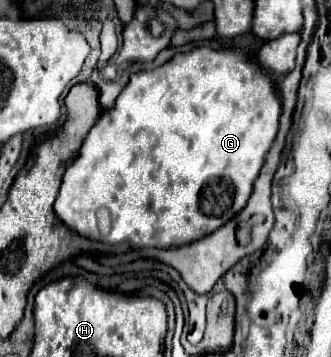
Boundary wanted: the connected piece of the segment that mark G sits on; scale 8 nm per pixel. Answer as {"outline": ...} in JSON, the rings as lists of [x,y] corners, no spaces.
{"outline":[[[210,47],[192,48],[186,54],[176,54],[170,62],[138,72],[130,76],[128,86],[122,90],[122,96],[118,96],[116,106],[112,110],[106,110],[94,128],[88,132],[78,158],[66,168],[64,180],[54,204],[54,212],[60,216],[60,220],[74,232],[78,232],[84,238],[92,238],[104,244],[120,244],[128,242],[135,250],[143,248],[176,248],[182,244],[196,242],[212,232],[216,232],[222,224],[232,220],[248,202],[252,184],[264,164],[264,156],[270,150],[270,144],[274,142],[274,136],[278,132],[278,118],[282,112],[282,102],[276,92],[274,80],[268,76],[268,72],[260,66],[256,66],[244,52],[238,50],[212,50]]]}

